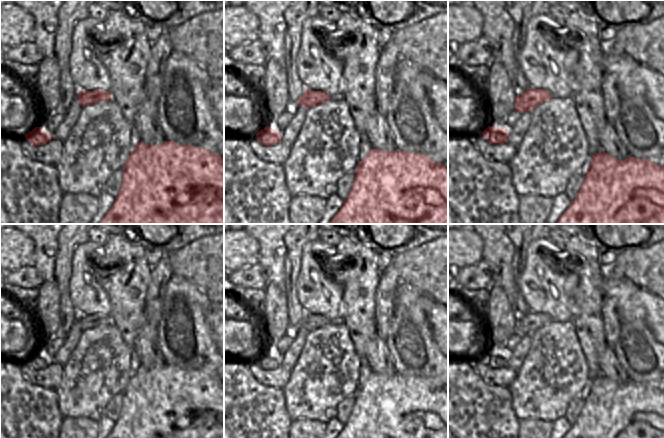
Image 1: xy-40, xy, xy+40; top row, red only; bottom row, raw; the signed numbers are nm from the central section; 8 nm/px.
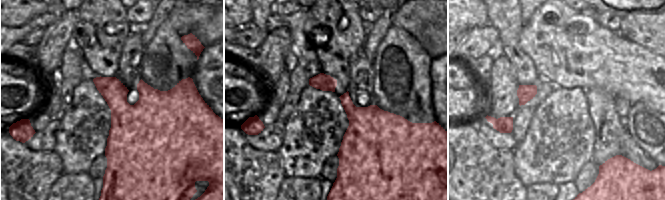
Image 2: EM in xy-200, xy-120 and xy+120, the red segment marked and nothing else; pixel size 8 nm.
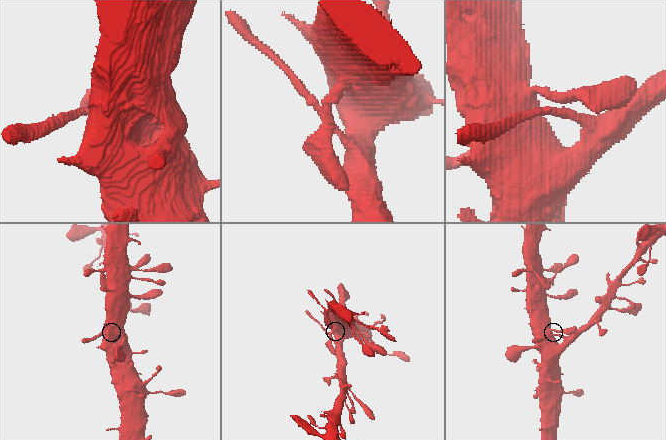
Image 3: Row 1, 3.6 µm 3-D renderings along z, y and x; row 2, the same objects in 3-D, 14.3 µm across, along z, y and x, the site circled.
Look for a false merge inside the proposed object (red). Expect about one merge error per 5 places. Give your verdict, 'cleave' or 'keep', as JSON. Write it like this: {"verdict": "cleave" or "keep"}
{"verdict": "keep"}

